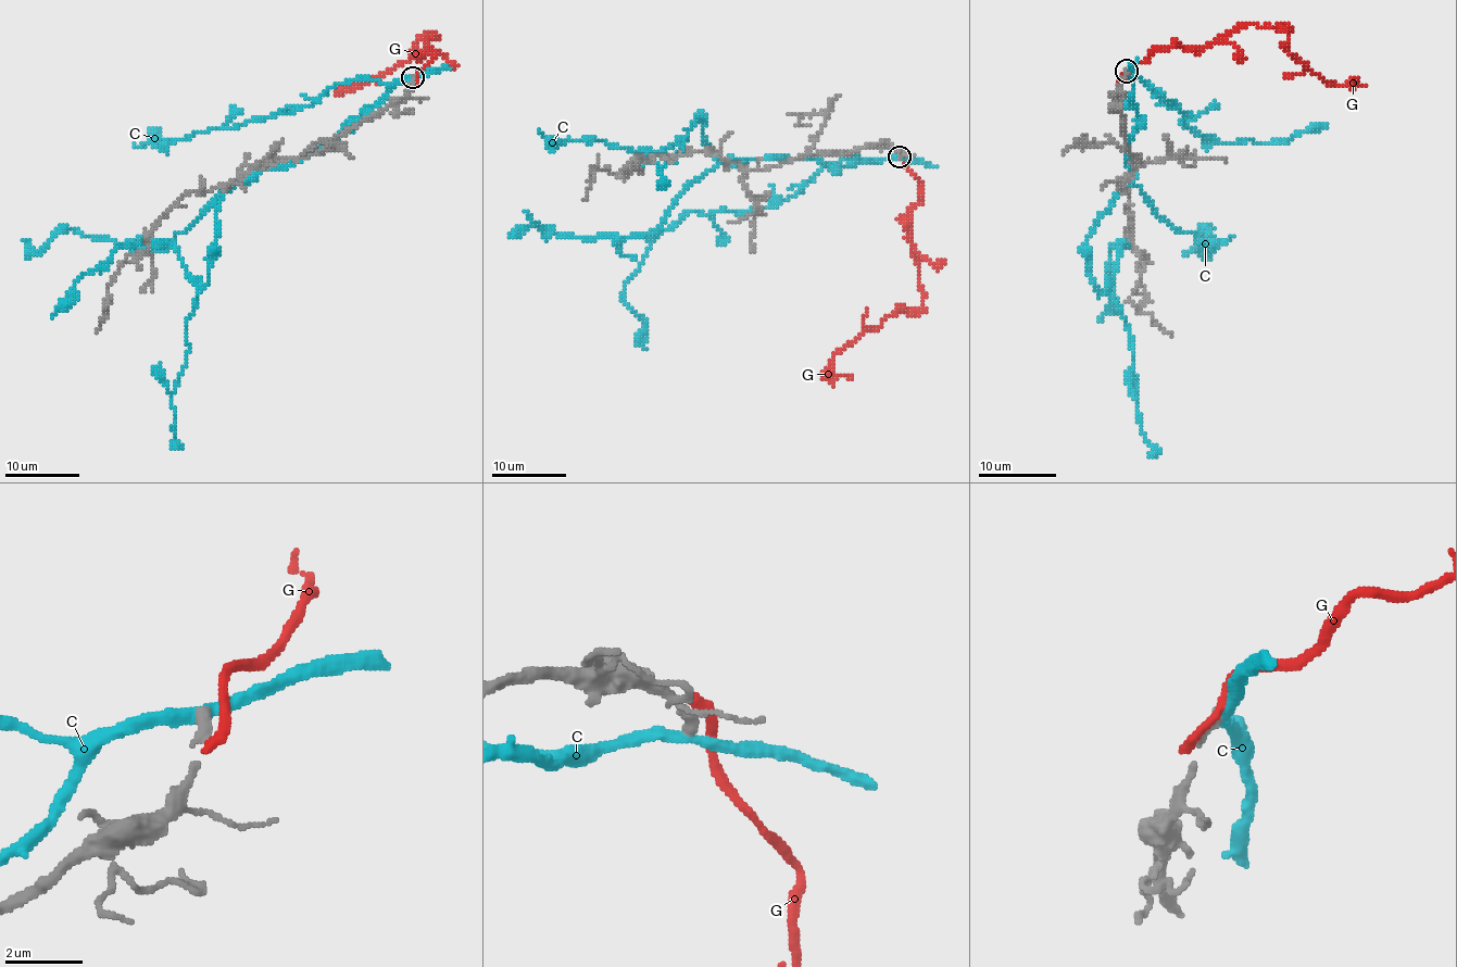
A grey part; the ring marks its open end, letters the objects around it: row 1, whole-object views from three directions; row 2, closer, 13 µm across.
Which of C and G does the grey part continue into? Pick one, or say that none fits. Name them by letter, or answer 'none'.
none

